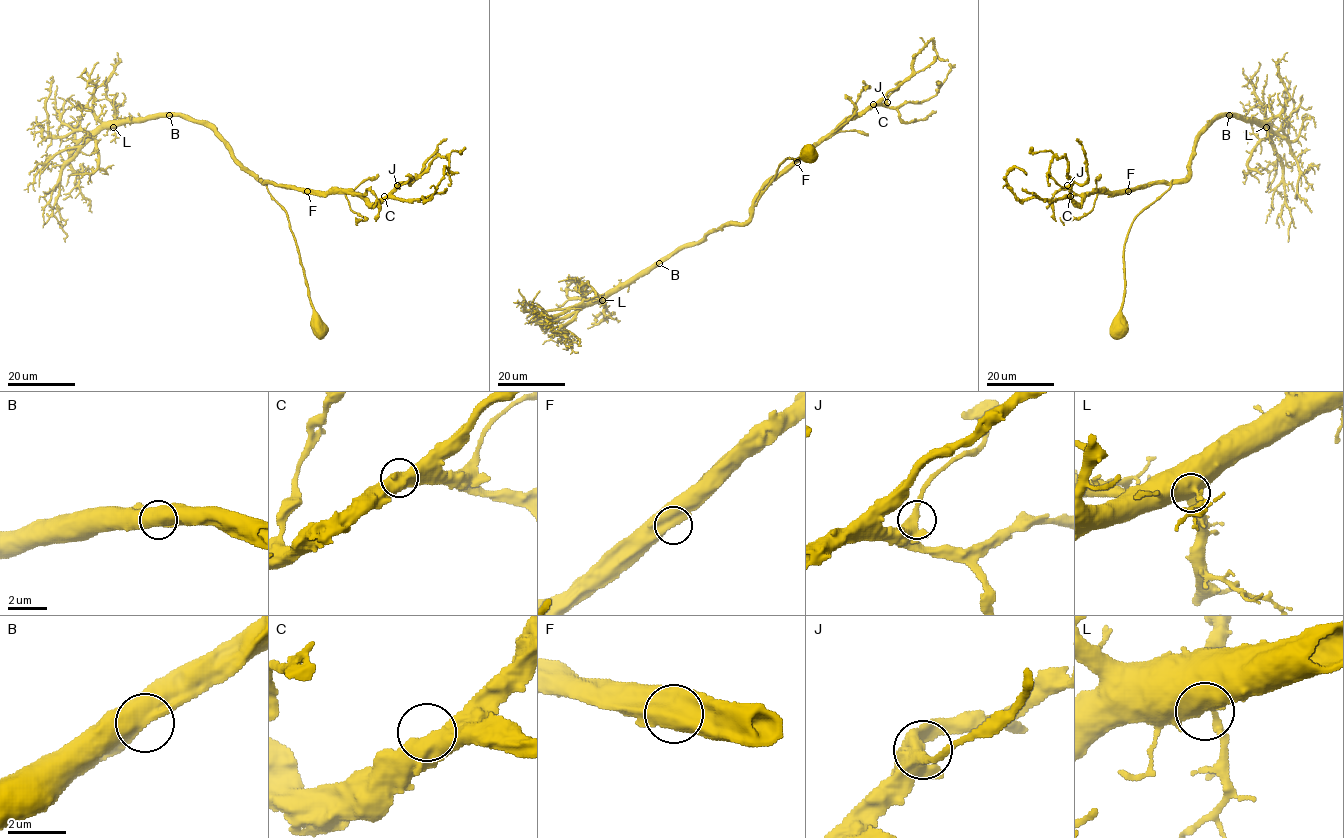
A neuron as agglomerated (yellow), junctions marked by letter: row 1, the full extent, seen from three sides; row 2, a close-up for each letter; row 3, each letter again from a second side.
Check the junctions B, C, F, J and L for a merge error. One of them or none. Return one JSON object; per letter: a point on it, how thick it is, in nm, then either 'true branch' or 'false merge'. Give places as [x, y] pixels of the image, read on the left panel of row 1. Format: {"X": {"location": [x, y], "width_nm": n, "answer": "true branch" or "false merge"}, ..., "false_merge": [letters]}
{"B": {"location": [169, 115], "width_nm": 600, "answer": "true branch"}, "C": {"location": [384, 196], "width_nm": 600, "answer": "true branch"}, "F": {"location": [307, 191], "width_nm": 600, "answer": "true branch"}, "J": {"location": [397, 185], "width_nm": 500, "answer": "true branch"}, "L": {"location": [113, 127], "width_nm": 550, "answer": "true branch"}, "false_merge": []}

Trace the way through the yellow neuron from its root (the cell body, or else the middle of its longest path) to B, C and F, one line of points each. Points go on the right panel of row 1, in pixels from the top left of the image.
B: (1119, 329), (1124, 247), (1133, 220), (1172, 180), (1188, 178), (1198, 137), (1219, 116), (1229, 115)
C: (1119, 329), (1128, 231), (1133, 220), (1168, 189), (1171, 181), (1121, 191), (1091, 191), (1080, 203), (1070, 196)
F: (1119, 329), (1124, 295), (1124, 247), (1128, 231), (1133, 220), (1168, 189), (1171, 181), (1153, 182), (1128, 191)

